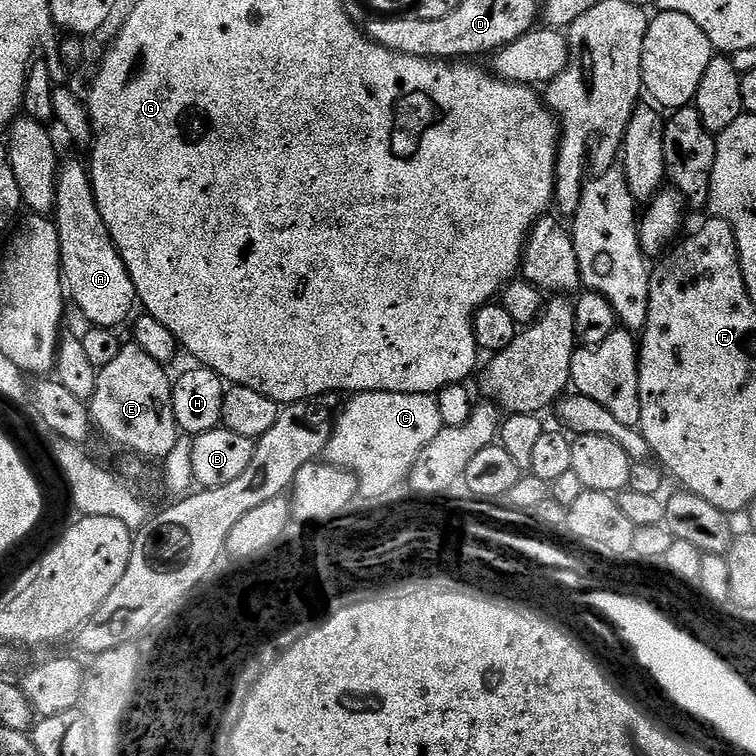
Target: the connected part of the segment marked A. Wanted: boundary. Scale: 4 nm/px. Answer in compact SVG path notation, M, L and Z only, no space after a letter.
M65 159L61 163L56 174L54 223L58 230L60 274L64 277L67 299L76 303L77 310L89 320L89 325L114 329L119 329L120 324L127 325L133 315L132 307L138 304L134 282L126 270L126 262L122 262L112 244L106 222L102 222L94 198L90 168L85 161L83 164L80 160Z

